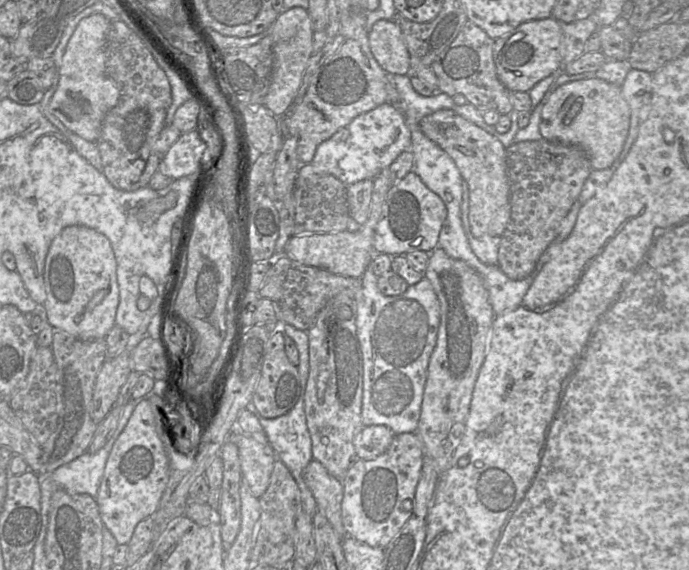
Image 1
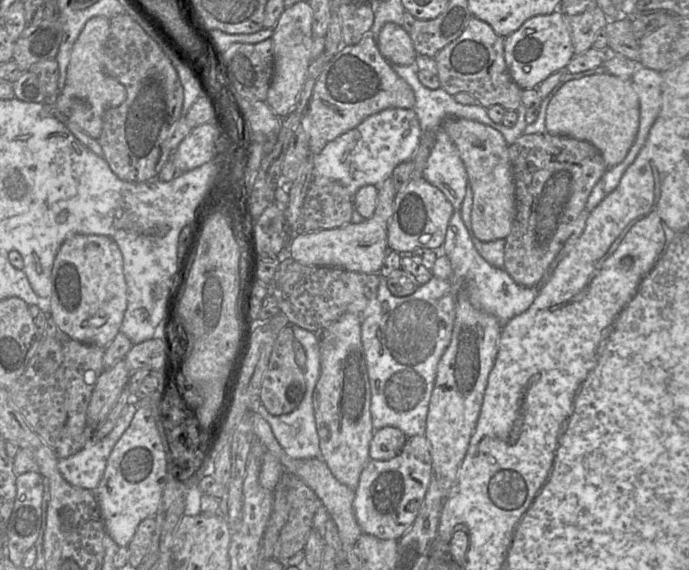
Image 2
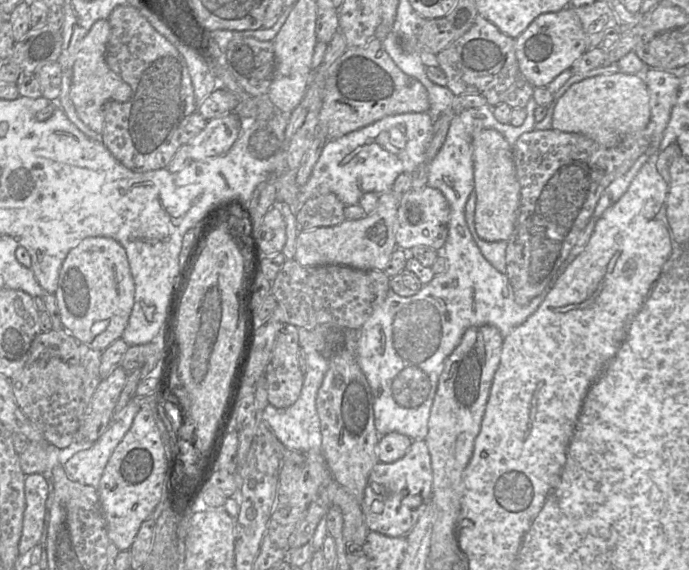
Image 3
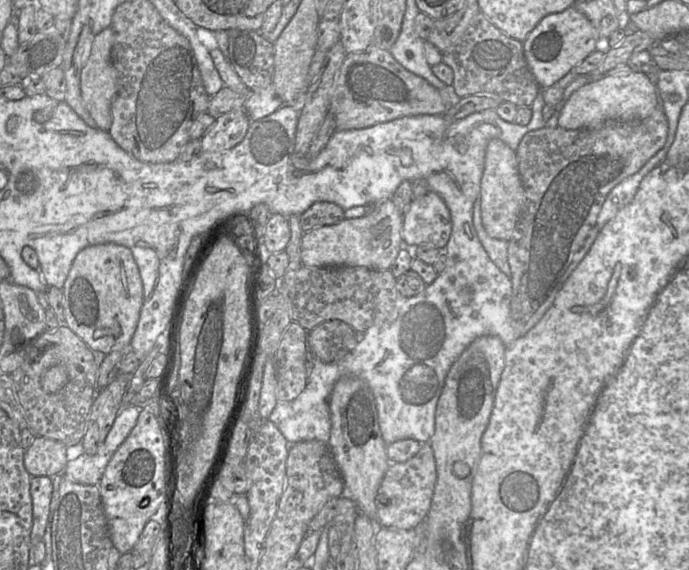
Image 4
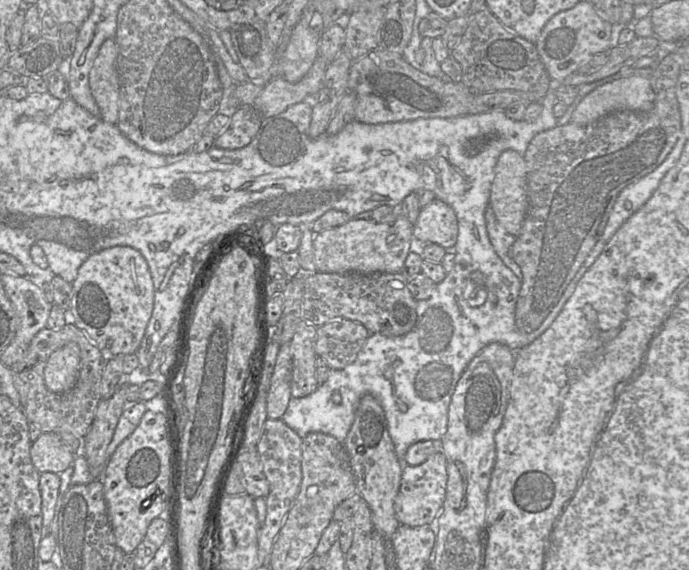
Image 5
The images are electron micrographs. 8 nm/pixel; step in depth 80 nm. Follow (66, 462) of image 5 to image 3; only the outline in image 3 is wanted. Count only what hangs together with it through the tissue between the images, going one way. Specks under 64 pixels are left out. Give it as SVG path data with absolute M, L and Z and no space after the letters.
M29 442L27 448L19 455L20 466L23 473L43 474L51 471L59 464L59 449L50 444L37 444Z

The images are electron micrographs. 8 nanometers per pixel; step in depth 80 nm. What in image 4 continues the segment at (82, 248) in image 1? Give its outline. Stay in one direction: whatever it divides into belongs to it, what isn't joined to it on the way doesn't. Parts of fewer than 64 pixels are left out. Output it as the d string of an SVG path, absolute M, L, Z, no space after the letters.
M103 243L82 249L62 287L64 320L92 351L108 354L130 348L143 305L143 283L128 247Z

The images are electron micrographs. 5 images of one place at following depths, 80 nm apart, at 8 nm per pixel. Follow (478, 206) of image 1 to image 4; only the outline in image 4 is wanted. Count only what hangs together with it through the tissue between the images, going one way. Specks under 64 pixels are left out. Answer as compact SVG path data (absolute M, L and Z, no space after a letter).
M498 138L491 139L486 148L479 198L482 223L487 234L492 238L509 242L524 210L524 188L518 169L516 151Z

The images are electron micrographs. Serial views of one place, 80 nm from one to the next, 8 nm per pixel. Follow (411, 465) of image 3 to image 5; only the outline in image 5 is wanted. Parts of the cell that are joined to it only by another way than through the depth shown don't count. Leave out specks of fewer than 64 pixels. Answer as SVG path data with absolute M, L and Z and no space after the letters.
M441 451L431 454L416 466L404 465L400 488L394 501L394 510L401 525L417 527L433 525L445 499L447 484L447 462Z

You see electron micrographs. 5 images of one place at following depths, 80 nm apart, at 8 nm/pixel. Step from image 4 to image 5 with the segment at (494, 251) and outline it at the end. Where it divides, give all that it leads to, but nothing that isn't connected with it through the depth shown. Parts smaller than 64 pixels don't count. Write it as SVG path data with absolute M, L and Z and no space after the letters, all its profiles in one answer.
M488 207L485 212L486 228L489 240L501 261L521 280L521 270L510 257L510 249L517 236L508 233L497 221L493 210Z

